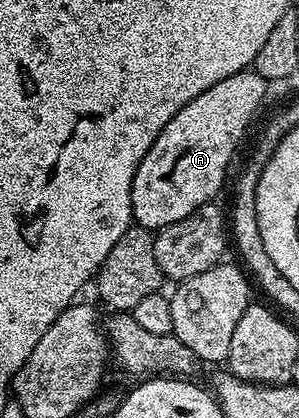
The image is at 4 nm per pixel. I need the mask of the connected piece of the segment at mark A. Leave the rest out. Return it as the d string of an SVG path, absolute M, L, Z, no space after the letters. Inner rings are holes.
M256 70L239 71L226 81L218 81L218 85L210 85L206 93L198 93L194 101L182 105L170 121L166 121L166 129L158 133L154 145L142 157L138 169L134 173L134 185L130 193L132 202L132 217L137 227L145 227L153 233L166 225L174 225L174 221L182 221L190 213L194 213L204 203L211 203L216 194L224 187L224 178L228 175L228 166L232 163L232 154L236 146L244 139L260 102L264 99L265 79Z

